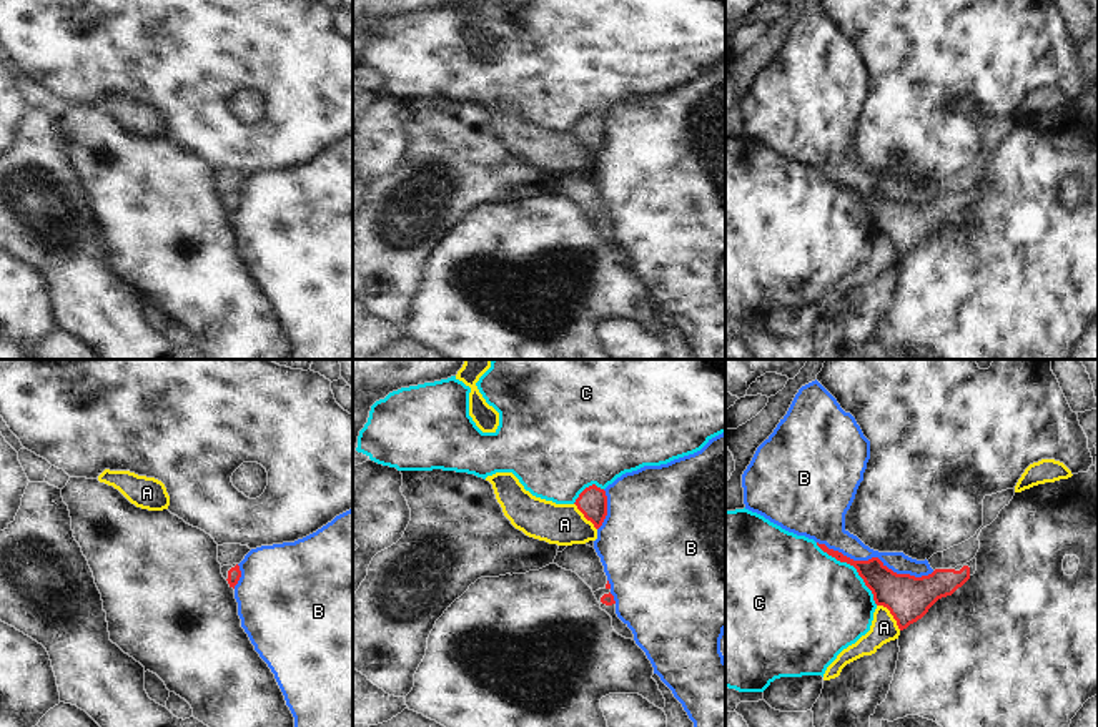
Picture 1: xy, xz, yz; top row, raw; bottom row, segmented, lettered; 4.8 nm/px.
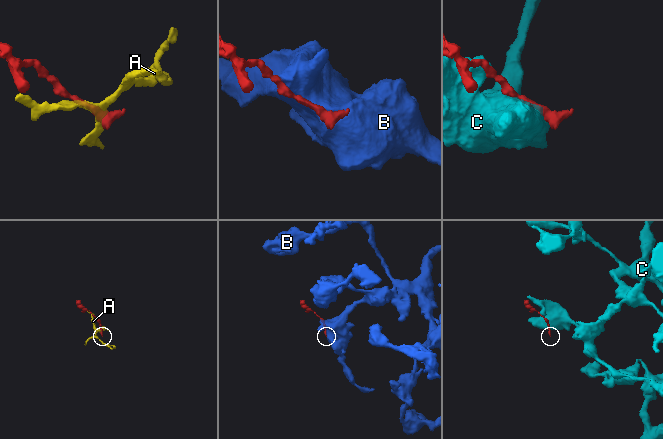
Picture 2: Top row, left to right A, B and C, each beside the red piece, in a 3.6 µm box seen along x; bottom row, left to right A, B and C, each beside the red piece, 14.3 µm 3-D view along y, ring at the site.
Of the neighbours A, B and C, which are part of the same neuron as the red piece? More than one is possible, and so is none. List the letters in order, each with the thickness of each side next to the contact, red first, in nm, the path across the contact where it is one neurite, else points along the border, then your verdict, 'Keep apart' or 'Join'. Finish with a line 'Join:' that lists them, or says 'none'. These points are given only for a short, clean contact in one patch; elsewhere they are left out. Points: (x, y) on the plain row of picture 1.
A: Thickness 220 nm (red) against 130 nm. Boundary: yz (877, 232), (889, 238), (900, 257). Keep apart
B: Thickness 220 nm (red) against 130 nm. Keep apart
C: Thickness 180 nm (red) against 480 nm. Keep apart
Join: none

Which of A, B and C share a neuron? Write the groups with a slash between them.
A / B / C

